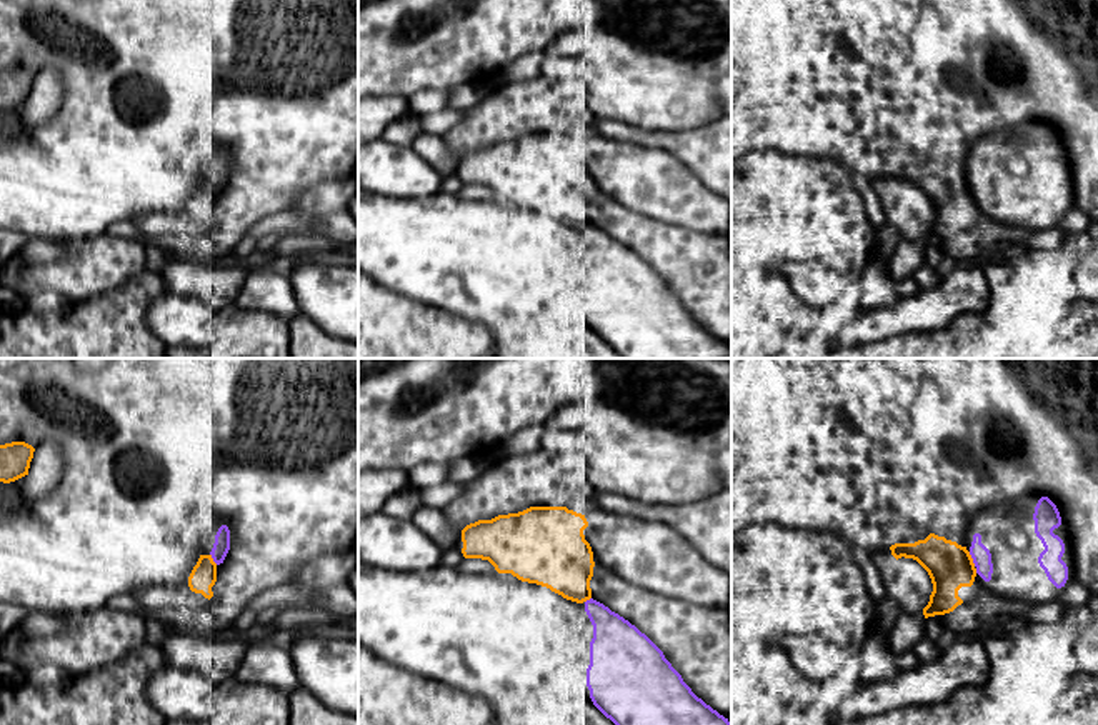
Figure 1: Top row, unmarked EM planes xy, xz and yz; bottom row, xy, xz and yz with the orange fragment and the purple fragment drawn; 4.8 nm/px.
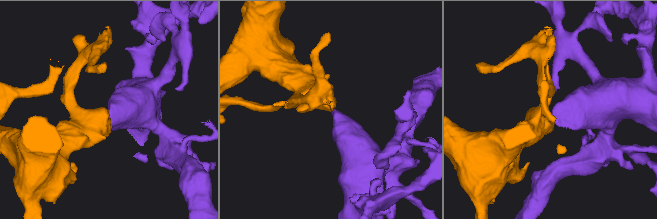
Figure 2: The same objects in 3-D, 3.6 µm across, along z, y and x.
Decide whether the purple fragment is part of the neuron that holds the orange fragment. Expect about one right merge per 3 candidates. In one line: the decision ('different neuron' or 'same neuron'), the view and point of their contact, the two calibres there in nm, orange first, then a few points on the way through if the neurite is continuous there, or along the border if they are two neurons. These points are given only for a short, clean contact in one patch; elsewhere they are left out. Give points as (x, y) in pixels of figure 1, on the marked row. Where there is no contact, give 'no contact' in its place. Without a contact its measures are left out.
same neuron | yz (972, 559) | 220/90 nm

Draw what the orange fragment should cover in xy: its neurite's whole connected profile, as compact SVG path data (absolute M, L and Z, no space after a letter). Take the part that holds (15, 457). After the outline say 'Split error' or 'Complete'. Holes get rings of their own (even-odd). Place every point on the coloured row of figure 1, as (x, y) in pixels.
M25 442L0 445L0 482L10 483L28 475L35 448Z. Complete

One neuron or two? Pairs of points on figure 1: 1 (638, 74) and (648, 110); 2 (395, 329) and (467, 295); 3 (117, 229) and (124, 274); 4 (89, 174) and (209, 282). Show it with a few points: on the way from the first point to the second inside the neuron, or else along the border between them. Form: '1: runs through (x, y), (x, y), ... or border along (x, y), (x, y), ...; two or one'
1: runs through (647, 82), (648, 102); one
2: border along (402, 297), (435, 305), (477, 322); two
3: border along (107, 232), (139, 242); two
4: border along (172, 255), (214, 264); two

